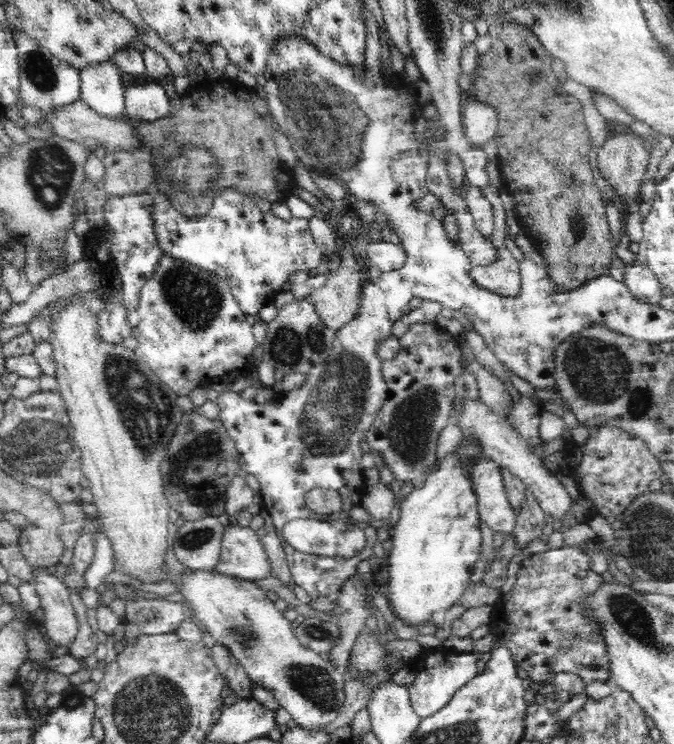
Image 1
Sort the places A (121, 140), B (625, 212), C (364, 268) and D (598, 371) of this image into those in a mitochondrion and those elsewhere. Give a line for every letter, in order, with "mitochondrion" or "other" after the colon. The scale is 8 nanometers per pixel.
A: other
B: other
C: other
D: mitochondrion

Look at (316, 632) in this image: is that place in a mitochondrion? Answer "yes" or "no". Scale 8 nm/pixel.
yes

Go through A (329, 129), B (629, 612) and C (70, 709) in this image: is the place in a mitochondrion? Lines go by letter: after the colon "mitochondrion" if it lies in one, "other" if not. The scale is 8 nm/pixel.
A: mitochondrion
B: mitochondrion
C: other

